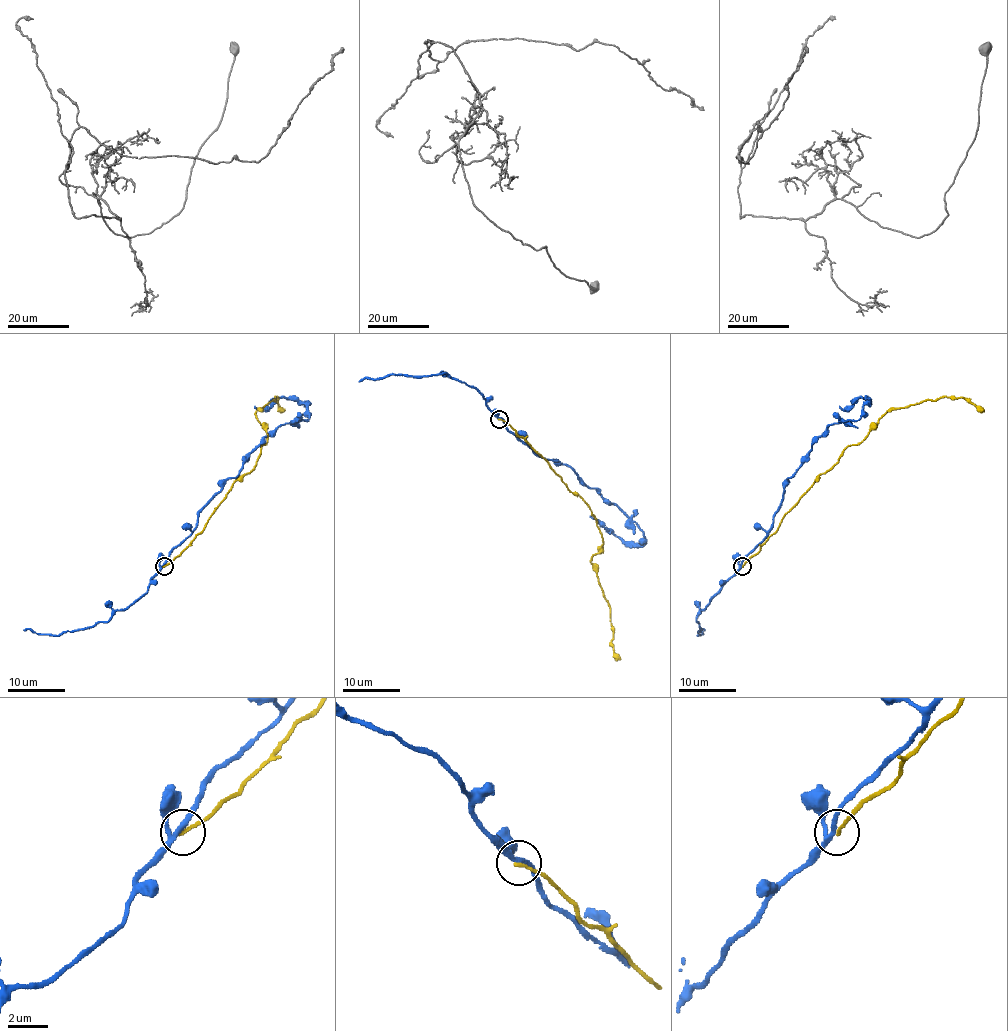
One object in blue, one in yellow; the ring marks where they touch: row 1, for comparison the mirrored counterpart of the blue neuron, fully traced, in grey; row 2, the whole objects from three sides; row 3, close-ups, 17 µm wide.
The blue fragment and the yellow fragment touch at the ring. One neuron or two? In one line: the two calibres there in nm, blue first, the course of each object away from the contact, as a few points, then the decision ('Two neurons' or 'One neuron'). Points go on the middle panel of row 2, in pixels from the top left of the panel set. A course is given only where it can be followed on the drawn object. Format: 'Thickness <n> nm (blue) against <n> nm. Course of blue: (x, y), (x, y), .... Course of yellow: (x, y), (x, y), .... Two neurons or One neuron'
Thickness 200 nm (blue) against 160 nm. Course of blue: (500, 417), (535, 453), (570, 466), (589, 487), (618, 506), (644, 537), (638, 543), (622, 542), (589, 516). Course of yellow: (500, 419), (589, 507), (602, 537), (602, 547), (591, 561), (609, 607), (611, 646), (619, 660). Two neurons

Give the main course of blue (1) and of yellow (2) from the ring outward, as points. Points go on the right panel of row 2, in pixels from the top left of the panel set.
1: (741, 566), (771, 529), (784, 484), (811, 445), (829, 425), (861, 416), (866, 402), (839, 406)
2: (742, 566), (815, 480), (846, 447), (861, 442), (891, 409), (953, 396), (969, 399), (983, 410)

